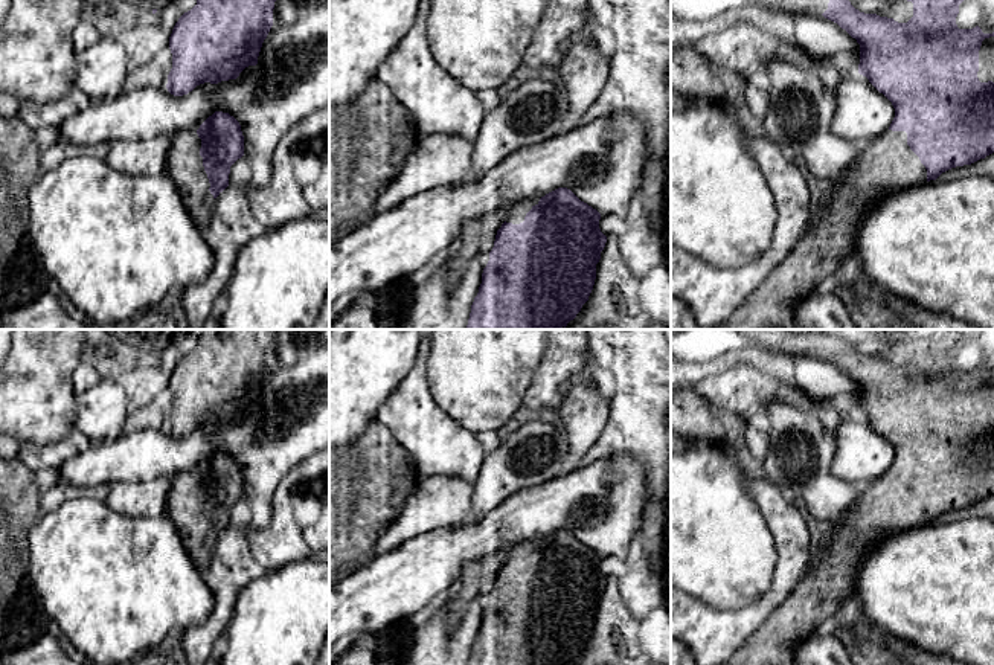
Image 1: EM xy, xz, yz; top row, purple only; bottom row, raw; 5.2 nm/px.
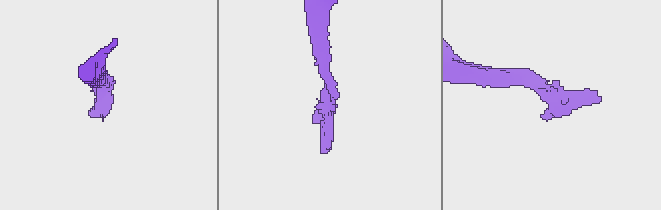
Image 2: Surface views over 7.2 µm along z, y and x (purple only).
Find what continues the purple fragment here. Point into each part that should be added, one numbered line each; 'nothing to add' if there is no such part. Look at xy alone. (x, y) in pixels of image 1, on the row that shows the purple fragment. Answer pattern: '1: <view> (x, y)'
1: xy (185, 167)

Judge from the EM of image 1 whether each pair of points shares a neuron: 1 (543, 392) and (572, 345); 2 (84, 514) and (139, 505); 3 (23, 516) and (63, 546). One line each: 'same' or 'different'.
1: same
2: different
3: different

